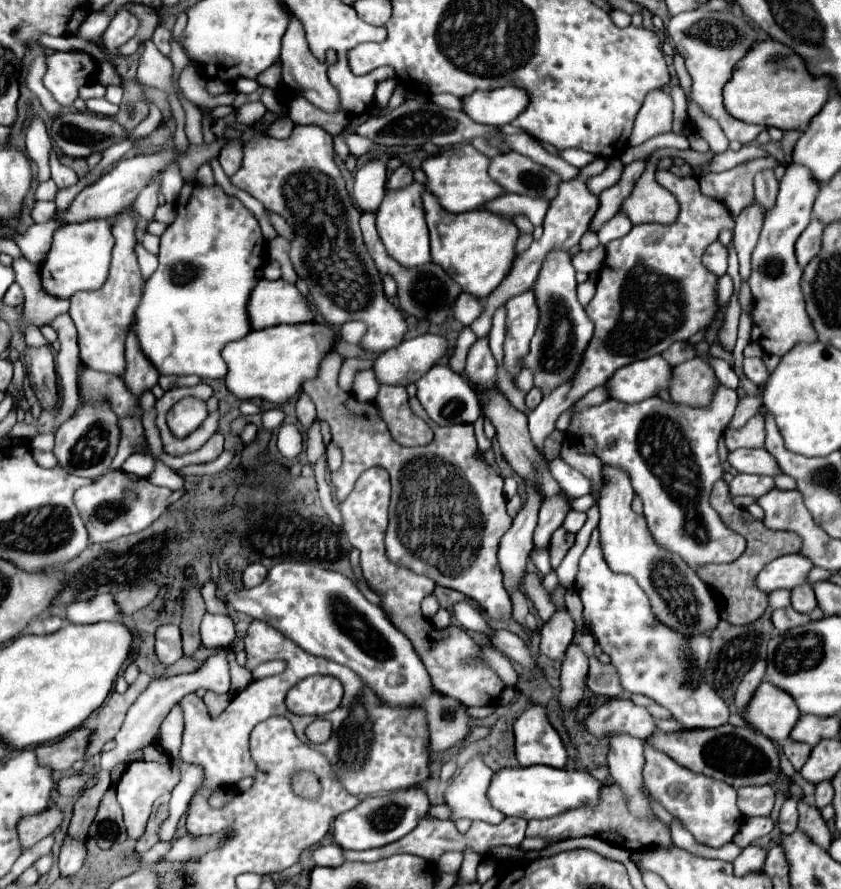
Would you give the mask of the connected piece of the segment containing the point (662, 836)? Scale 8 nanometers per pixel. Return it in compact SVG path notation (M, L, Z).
M608 784L602 788L602 802L594 810L570 810L570 814L562 814L562 818L546 818L542 822L530 820L526 828L528 838L542 838L546 842L562 842L568 838L580 838L580 836L594 836L600 840L606 840L610 844L616 844L626 850L642 850L642 848L672 848L670 830L660 820L638 820L626 810L626 800L622 798L622 792Z

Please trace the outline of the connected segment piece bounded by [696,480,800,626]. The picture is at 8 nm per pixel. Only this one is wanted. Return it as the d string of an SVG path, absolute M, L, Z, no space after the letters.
M718 480L712 488L712 494L710 494L710 506L720 514L722 522L732 528L734 532L738 532L740 536L746 538L746 550L744 554L730 562L730 564L704 564L700 566L696 572L698 576L706 582L706 586L712 590L712 596L718 604L718 612L720 612L720 618L734 624L734 626L746 626L746 624L754 624L762 614L764 610L768 608L768 602L766 602L766 594L762 594L756 586L754 586L754 578L756 574L768 564L772 562L774 558L778 556L784 556L784 554L792 554L792 552L798 552L798 542L800 538L796 534L790 534L790 532L774 532L774 530L766 530L766 526L762 524L762 520L756 520L746 508L738 508L734 506L732 502L732 496L730 496L730 488L724 480Z

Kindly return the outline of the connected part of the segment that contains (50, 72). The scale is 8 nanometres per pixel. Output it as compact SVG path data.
M68 50L46 58L46 74L42 82L64 108L70 108L78 98L80 88L94 84L96 76L98 64L90 54Z

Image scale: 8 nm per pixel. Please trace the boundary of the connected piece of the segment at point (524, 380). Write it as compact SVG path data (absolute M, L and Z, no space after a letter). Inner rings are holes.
M522 370L516 378L514 378L514 386L518 388L518 390L522 390L522 392L528 392L530 388L532 388L532 374L530 374L530 370Z

